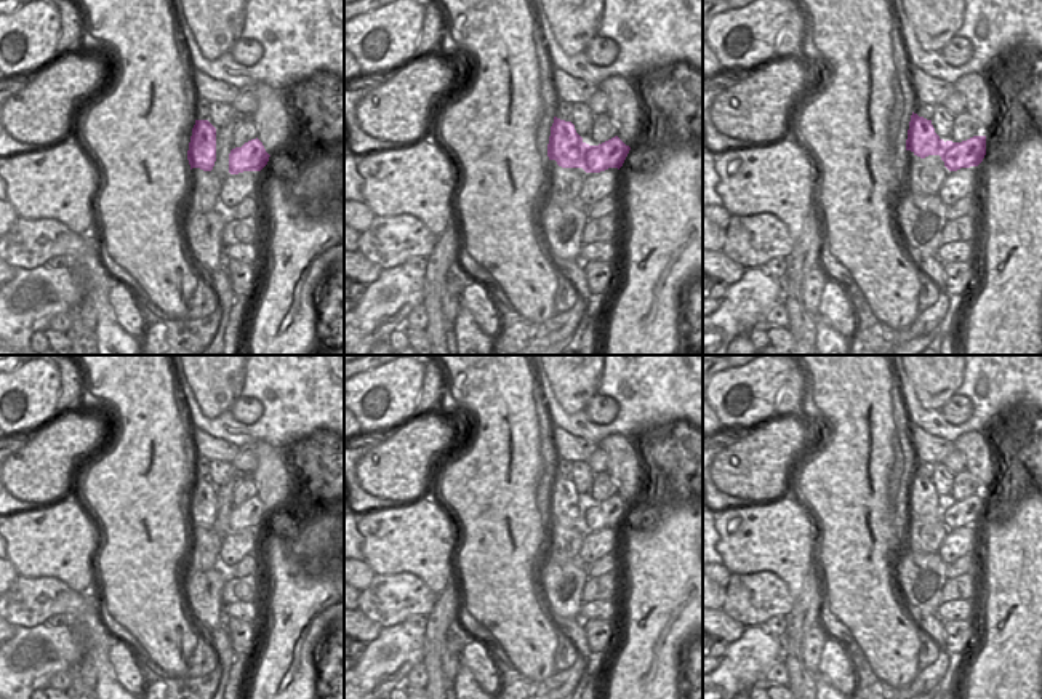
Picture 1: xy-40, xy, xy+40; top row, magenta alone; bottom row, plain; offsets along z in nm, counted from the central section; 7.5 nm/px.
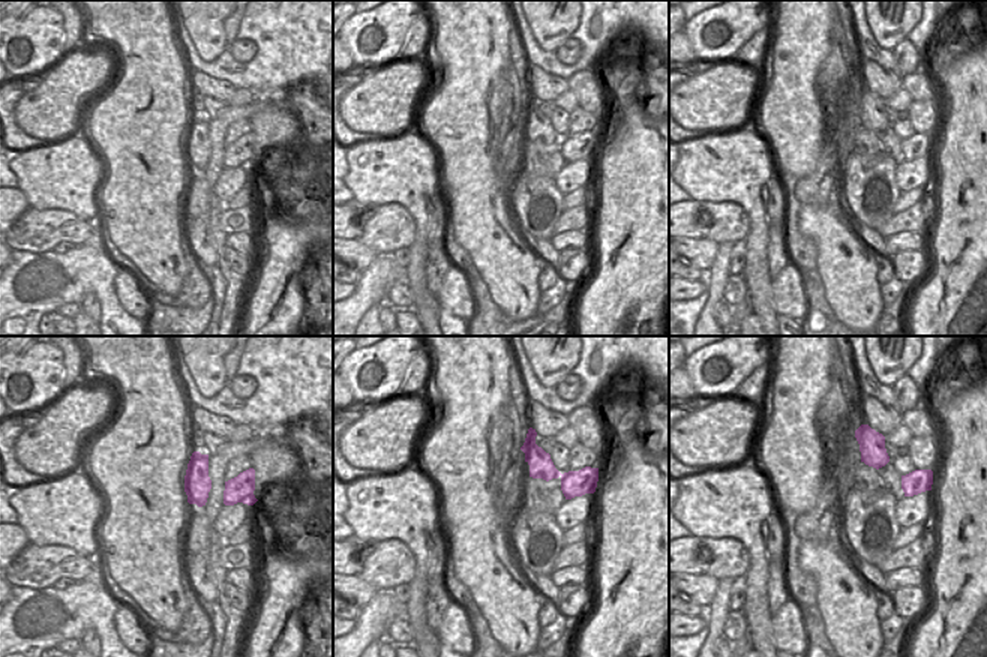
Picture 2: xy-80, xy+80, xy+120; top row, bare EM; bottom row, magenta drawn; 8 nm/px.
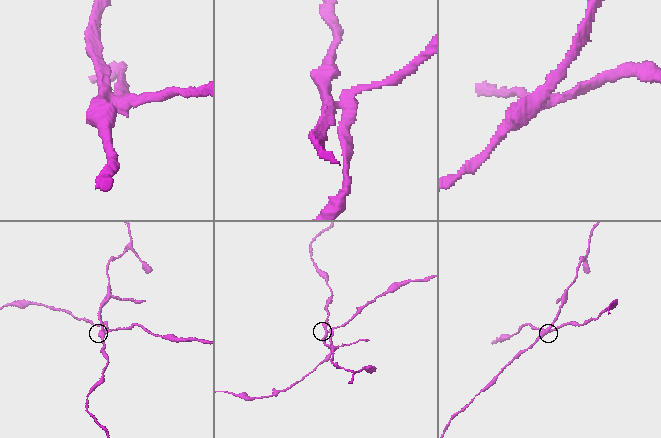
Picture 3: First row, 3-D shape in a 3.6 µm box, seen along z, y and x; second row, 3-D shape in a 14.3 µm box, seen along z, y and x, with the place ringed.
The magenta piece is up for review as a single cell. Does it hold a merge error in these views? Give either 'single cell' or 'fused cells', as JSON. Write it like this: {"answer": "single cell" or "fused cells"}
{"answer": "fused cells"}

